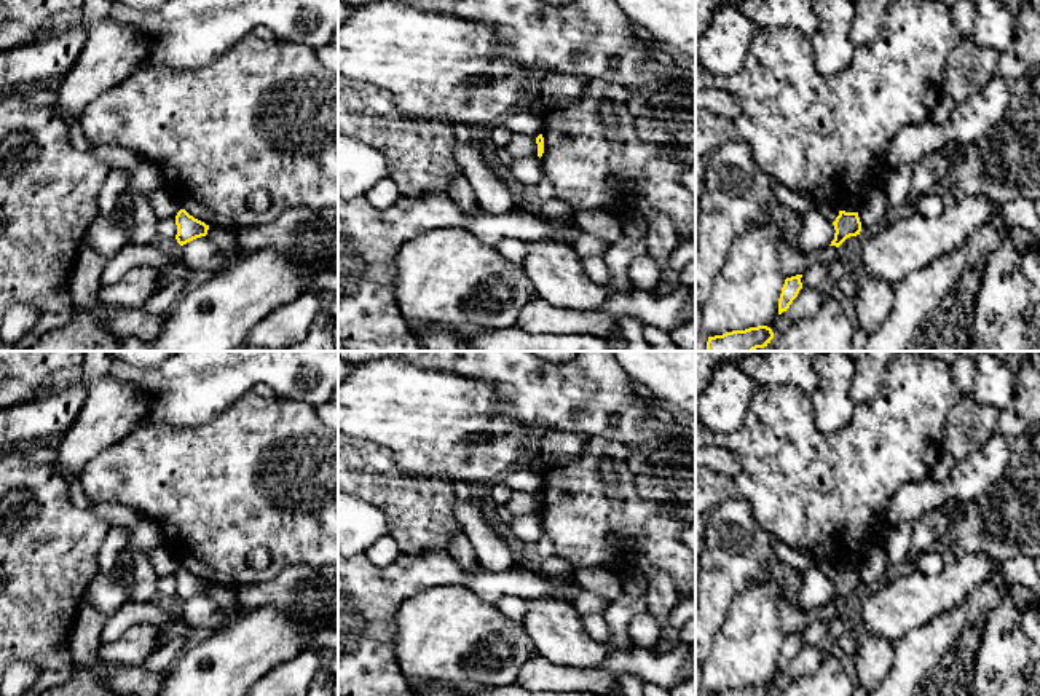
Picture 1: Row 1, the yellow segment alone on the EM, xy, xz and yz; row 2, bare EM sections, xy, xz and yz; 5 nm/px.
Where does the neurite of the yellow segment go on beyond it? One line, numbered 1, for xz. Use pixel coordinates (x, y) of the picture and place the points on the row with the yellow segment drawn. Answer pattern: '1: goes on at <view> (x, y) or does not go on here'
1: does not go on here

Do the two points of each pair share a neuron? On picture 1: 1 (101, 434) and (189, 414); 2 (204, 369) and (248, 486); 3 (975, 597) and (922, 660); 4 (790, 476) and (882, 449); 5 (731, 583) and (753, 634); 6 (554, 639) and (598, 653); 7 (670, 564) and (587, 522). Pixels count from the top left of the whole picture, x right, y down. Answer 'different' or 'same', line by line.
1: different
2: different
3: same
4: same
5: different
6: same
7: same

